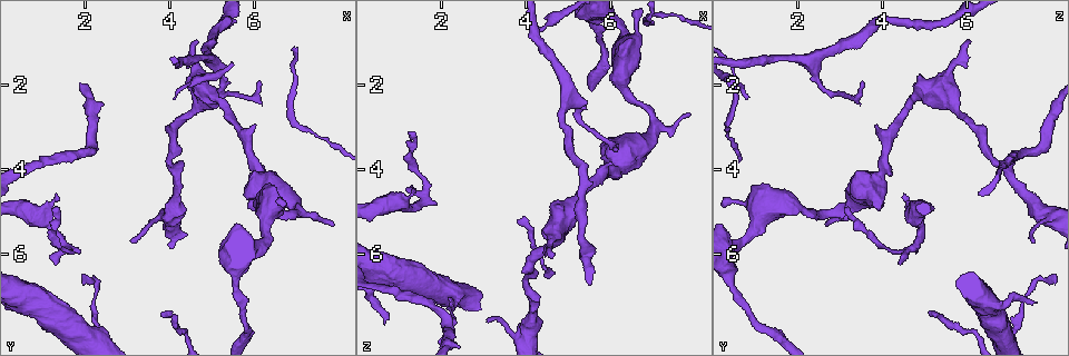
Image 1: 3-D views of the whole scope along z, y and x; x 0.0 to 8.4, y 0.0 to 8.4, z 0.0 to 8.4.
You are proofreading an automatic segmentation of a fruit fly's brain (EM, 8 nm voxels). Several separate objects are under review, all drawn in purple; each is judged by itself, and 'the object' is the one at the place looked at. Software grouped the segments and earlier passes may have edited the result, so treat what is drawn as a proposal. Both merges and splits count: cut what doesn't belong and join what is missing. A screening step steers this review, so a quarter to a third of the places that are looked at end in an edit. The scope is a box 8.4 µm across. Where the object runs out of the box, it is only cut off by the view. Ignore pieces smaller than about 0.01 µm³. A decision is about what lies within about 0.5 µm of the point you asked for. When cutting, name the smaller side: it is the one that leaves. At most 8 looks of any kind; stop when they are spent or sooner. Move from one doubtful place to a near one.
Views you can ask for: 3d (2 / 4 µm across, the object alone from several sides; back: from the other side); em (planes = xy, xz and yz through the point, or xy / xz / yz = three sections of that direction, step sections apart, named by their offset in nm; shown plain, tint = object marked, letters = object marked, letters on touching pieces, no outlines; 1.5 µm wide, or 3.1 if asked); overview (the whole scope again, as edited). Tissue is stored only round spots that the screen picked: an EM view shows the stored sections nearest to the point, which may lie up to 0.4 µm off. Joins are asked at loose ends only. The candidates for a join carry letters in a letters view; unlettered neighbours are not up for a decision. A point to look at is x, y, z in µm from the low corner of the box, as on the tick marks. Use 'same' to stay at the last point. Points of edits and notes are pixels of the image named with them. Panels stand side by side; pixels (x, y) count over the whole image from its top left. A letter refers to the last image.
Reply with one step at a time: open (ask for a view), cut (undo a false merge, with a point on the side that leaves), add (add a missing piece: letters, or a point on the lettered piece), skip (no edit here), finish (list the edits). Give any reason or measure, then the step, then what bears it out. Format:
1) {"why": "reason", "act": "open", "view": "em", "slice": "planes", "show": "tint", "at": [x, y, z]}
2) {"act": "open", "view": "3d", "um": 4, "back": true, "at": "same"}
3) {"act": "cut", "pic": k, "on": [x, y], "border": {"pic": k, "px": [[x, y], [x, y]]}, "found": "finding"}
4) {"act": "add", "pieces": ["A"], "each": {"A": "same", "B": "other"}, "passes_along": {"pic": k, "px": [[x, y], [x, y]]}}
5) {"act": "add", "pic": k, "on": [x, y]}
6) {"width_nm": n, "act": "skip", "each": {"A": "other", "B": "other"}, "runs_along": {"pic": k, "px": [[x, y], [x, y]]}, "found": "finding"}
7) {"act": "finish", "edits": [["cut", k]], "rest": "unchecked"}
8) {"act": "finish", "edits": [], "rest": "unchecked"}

{"why": "free end", "act": "open", "view": "3d", "um": 2, "at": [0.75, 7.10, 7.60]}

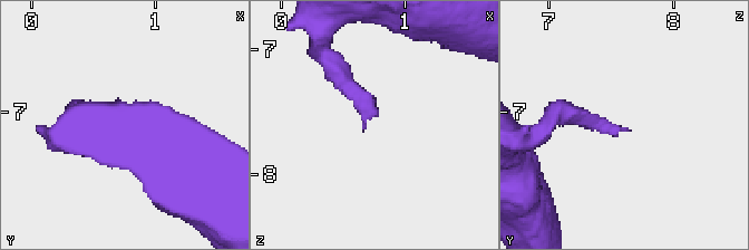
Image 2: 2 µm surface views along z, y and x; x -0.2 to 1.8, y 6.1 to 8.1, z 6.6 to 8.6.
{"act": "open", "view": "em", "slice": "planes", "show": "tint", "at": [0.72, 7.14, 7.62]}

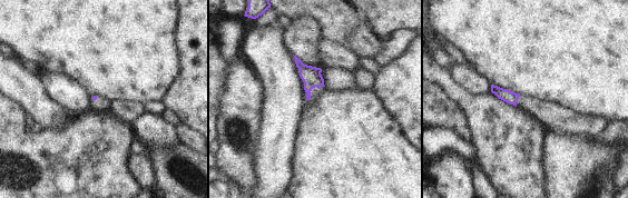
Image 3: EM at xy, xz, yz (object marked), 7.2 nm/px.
{"why": "what lies round it", "act": "open", "view": "em", "slice": "planes", "show": "letters", "at": "same"}

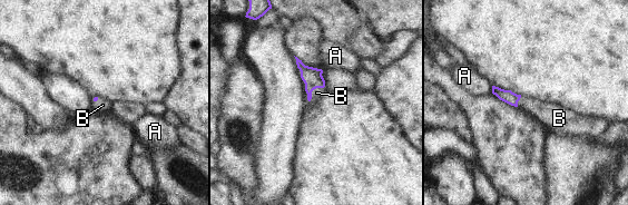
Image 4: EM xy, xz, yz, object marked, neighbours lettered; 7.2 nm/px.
{"act": "add", "pieces": ["B"], "each": {"A": "other", "B": "same"}, "passes_along": {"pic": 4, "px": [[312, 77], [312, 90], [316, 93]]}, "found": "it goes on there"}

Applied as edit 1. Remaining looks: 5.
{"why": "redraw", "act": "open", "view": "overview"}

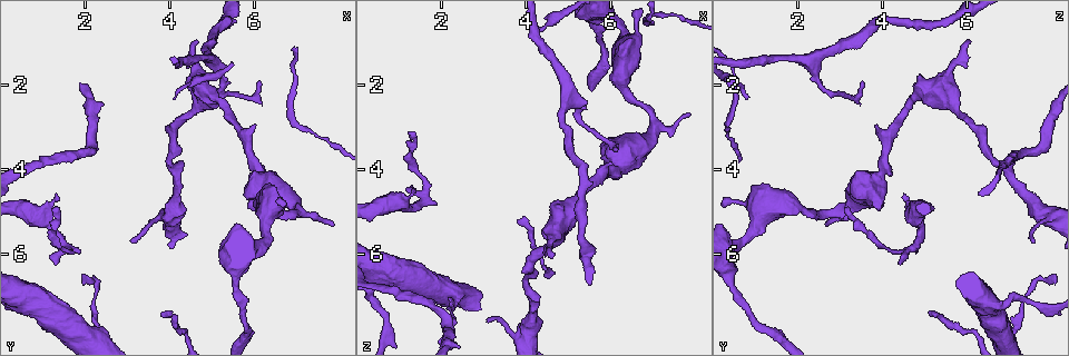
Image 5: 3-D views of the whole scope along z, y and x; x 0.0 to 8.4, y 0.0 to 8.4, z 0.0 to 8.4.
{"why": "tapers out", "act": "open", "view": "em", "slice": "planes", "show": "letters", "at": [3.10, 5.70, 7.65]}

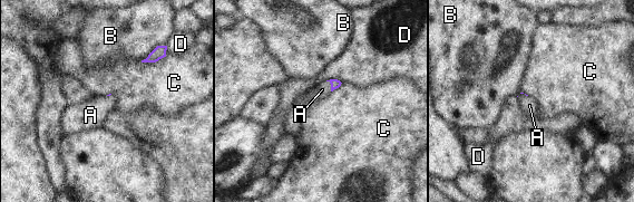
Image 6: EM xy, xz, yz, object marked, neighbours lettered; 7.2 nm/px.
{"act": "add", "pieces": ["A"], "each": {"A": "same", "B": "other", "C": "other", "D": "other"}, "found": "it goes on there"}

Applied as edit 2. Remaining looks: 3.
{"act": "open", "view": "overview"}

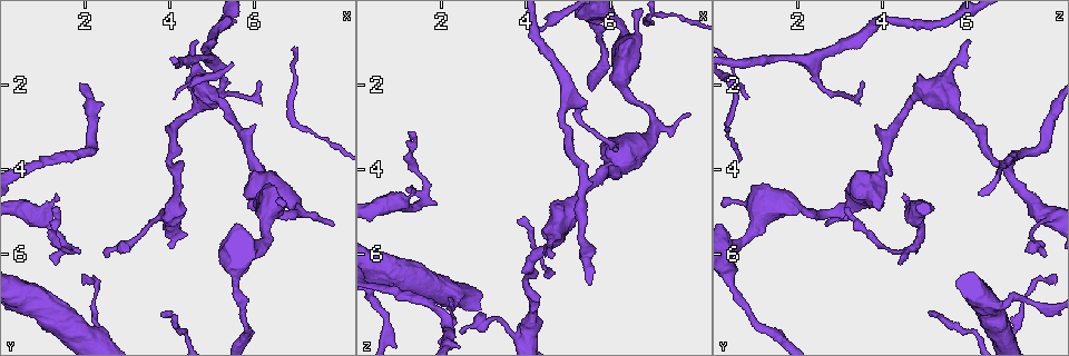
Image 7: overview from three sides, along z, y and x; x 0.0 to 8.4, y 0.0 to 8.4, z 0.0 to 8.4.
{"why": "thick turns thin", "act": "open", "view": "em", "slice": "planes", "show": "letters", "at": [6.15, 4.20, 3.85]}

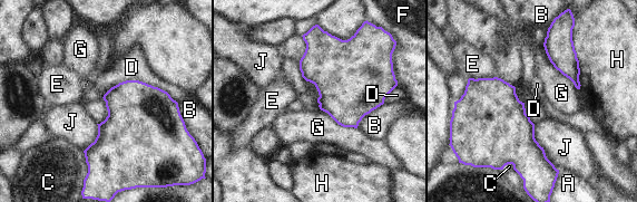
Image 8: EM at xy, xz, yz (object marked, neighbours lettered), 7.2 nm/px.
{"longest_contact_nm": ["D", 550], "act": "skip", "each": {"A": "other", "B": "other", "C": "other", "D": "other", "E": "other", "F": "other", "G": "other", "H": "other", "J": "other"}, "found": "one cell here"}

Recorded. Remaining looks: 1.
{"act": "finish", "edits": [["add", 4], ["add", 6]], "rest": "unchecked"}

